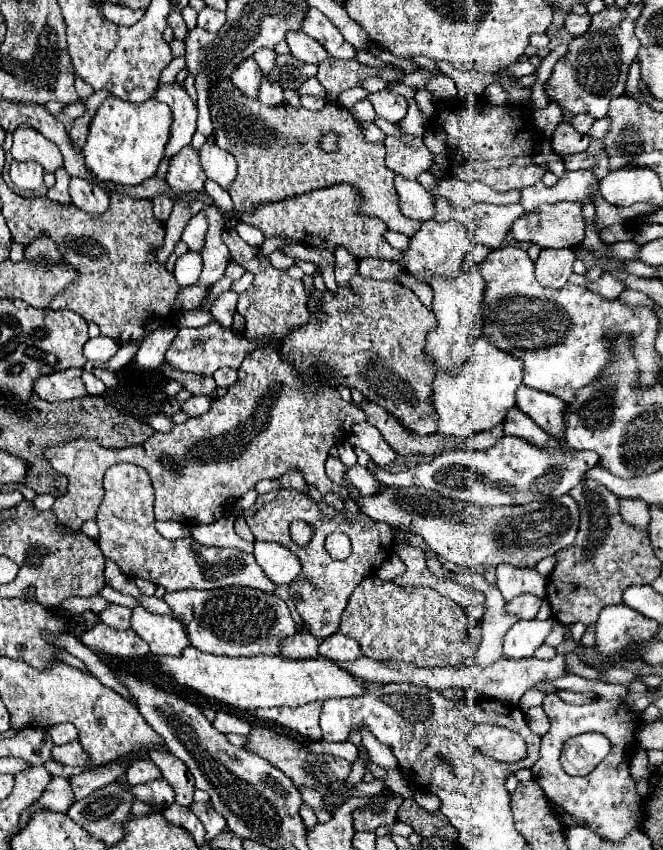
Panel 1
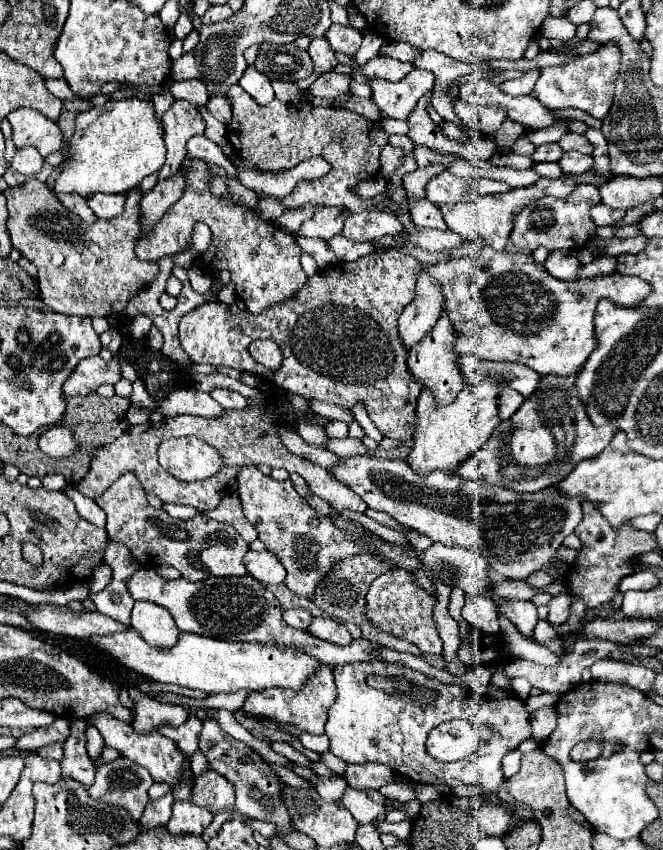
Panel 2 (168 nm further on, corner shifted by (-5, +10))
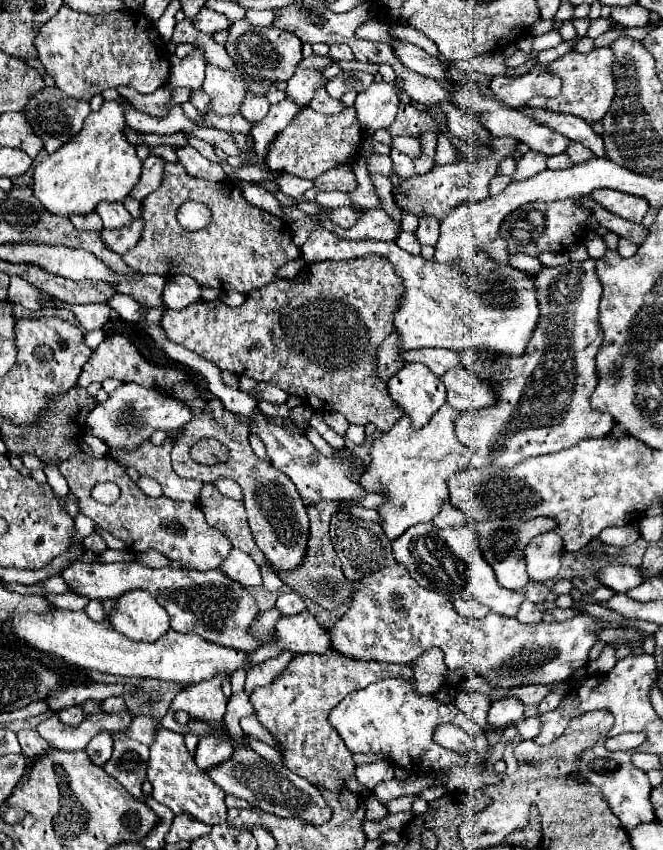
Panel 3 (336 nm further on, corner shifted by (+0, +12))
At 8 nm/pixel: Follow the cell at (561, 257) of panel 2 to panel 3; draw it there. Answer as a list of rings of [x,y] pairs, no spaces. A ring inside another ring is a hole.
[[[523,253],[510,255],[508,263],[515,268],[521,268],[527,274],[539,274],[543,270],[543,264],[537,258],[531,258],[531,256]]]

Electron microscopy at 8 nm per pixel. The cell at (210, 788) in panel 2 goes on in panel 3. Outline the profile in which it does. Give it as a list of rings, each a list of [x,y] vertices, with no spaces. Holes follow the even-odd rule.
[[[205,736],[205,738],[201,738],[201,742],[195,750],[195,764],[207,772],[207,770],[227,762],[231,756],[233,756],[233,748],[229,742],[221,742],[221,740]]]

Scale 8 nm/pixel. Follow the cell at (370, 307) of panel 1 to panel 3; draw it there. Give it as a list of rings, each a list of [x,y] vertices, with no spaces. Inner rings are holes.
[[[367,254],[353,260],[307,264],[299,278],[275,280],[247,294],[247,300],[237,308],[231,308],[221,300],[197,300],[181,310],[165,310],[161,328],[171,342],[199,354],[221,370],[275,384],[283,392],[303,398],[313,410],[335,410],[345,414],[351,424],[375,424],[377,430],[389,432],[403,416],[403,410],[391,398],[387,380],[379,376],[377,350],[383,338],[395,332],[393,318],[403,296],[403,278],[395,272],[393,264],[379,254]]]

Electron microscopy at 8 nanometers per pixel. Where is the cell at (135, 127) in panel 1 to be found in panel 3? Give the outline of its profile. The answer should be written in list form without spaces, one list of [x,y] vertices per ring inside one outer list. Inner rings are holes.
[[[103,102],[97,112],[91,112],[81,128],[67,144],[53,152],[33,172],[33,194],[41,204],[59,214],[89,214],[101,202],[123,200],[141,178],[141,160],[135,146],[125,136],[125,116],[119,102]]]

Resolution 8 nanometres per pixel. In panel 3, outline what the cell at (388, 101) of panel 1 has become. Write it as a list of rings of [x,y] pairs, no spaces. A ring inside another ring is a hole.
[[[403,80],[371,84],[355,100],[357,118],[367,134],[393,124],[399,110],[399,94],[403,92]]]

